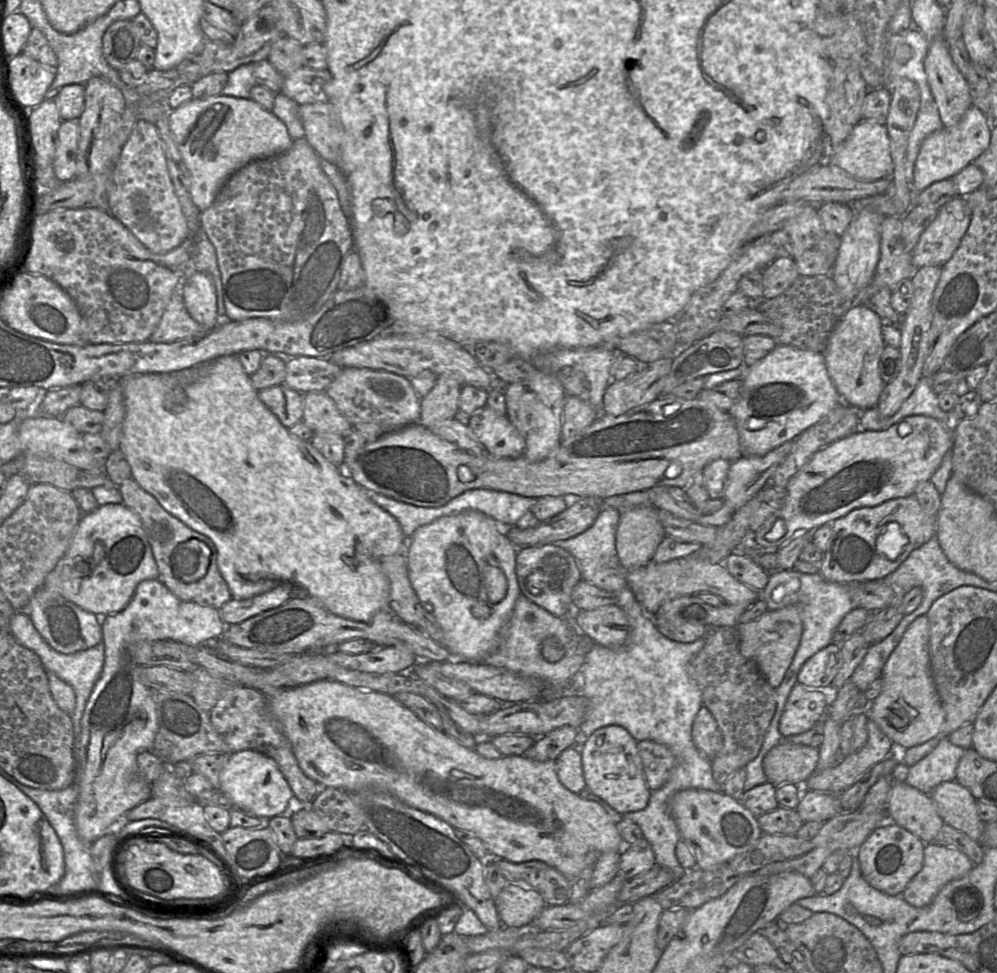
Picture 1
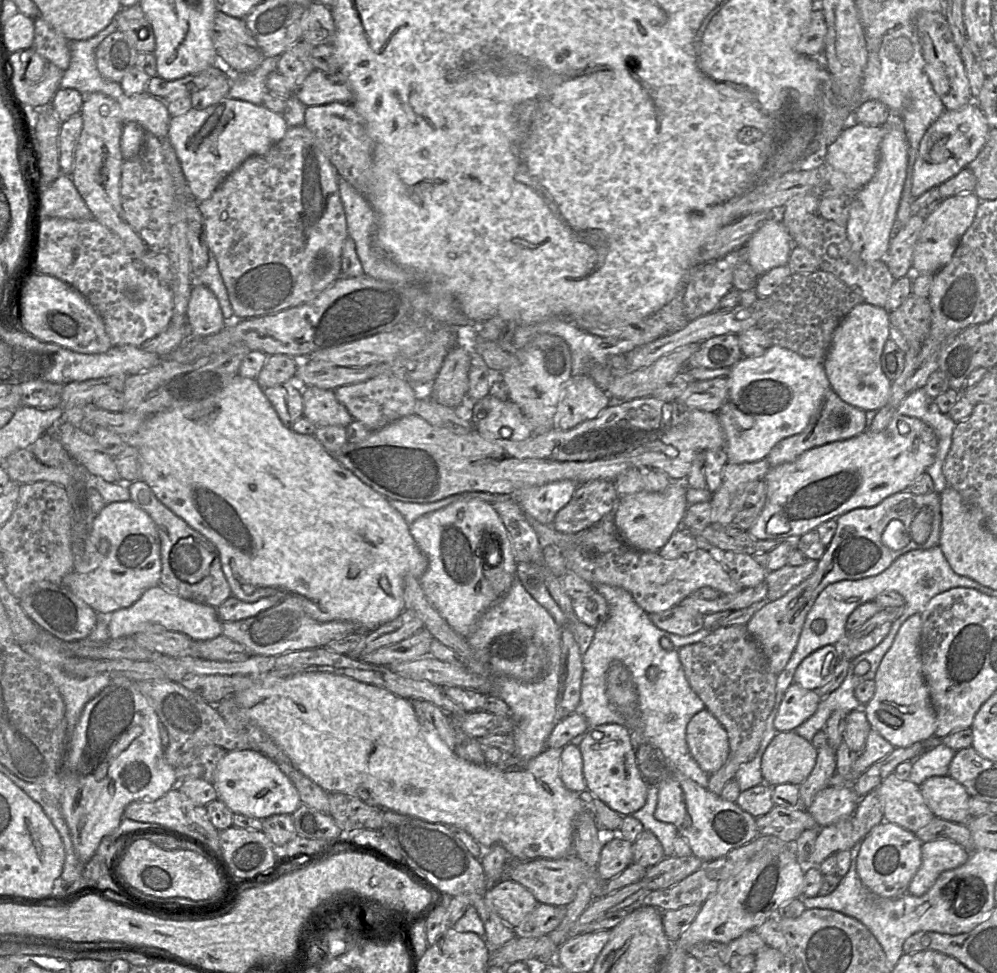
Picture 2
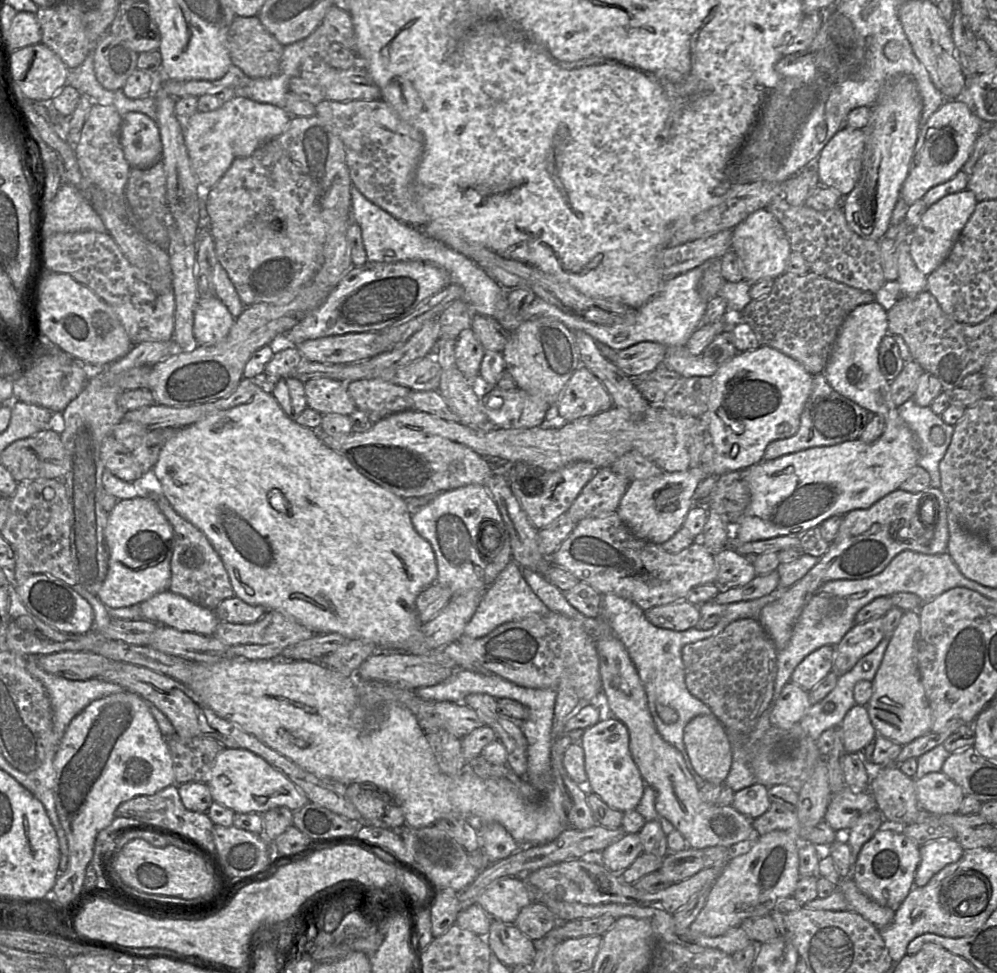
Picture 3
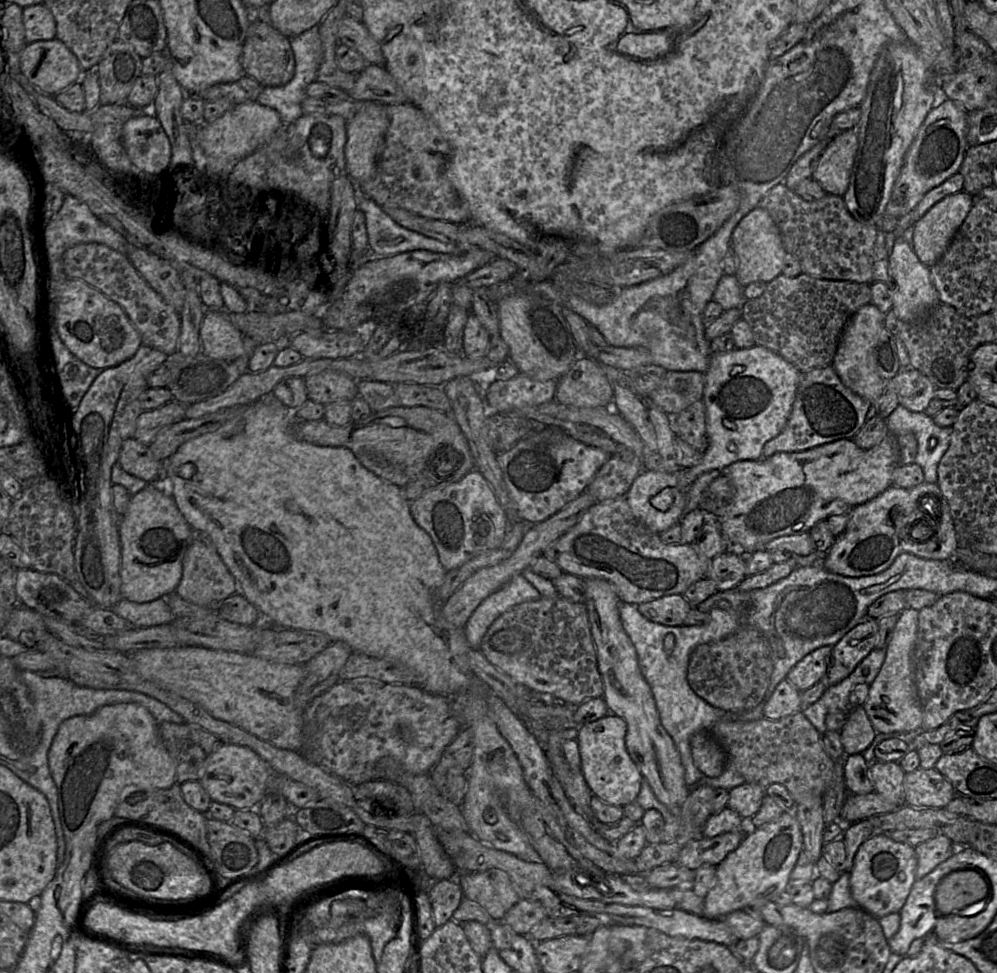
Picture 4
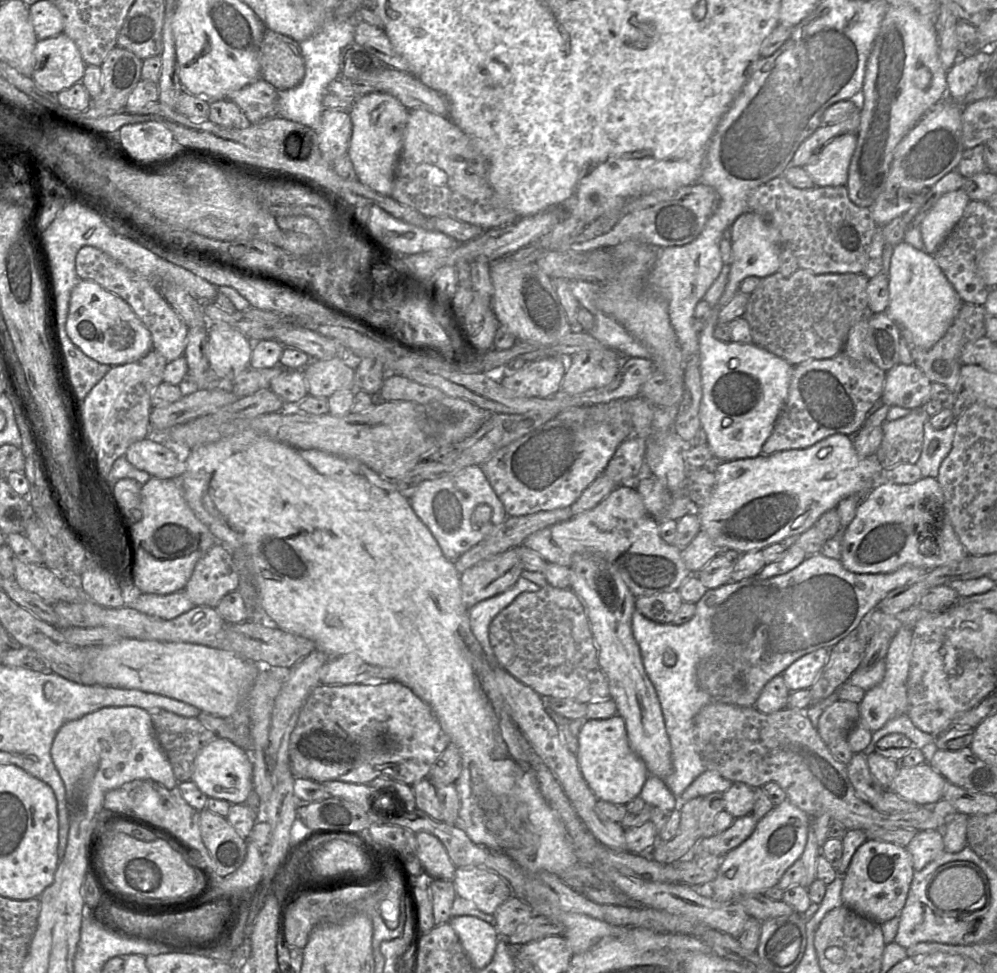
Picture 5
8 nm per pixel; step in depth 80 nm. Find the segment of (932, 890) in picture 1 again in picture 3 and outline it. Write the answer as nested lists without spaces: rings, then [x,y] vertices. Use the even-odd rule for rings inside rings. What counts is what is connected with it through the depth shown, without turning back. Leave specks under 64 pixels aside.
[[[938,839],[920,846],[920,862],[915,872],[914,886],[923,887],[946,865],[958,861],[965,850],[956,839]]]

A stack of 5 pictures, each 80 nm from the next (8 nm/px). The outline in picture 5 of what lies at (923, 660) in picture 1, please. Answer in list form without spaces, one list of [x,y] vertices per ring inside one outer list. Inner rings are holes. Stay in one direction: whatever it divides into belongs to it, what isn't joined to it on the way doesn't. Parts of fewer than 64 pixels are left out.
[[[901,627],[891,640],[885,657],[885,675],[882,681],[866,691],[859,704],[860,720],[872,731],[882,728],[886,722],[907,713],[907,679],[912,657],[913,627]]]

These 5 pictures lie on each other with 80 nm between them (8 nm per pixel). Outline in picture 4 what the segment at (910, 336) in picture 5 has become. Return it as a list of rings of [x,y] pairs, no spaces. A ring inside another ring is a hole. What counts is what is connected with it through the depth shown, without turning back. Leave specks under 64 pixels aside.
[[[899,234],[889,256],[889,274],[892,278],[892,311],[907,322],[913,322],[940,303],[939,294],[931,281],[931,269],[923,264],[914,252],[912,244]]]

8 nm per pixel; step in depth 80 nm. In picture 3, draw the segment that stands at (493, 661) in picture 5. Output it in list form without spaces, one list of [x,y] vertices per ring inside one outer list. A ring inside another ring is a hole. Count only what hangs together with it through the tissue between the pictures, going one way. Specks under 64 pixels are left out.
[[[510,562],[494,583],[487,588],[475,613],[464,628],[465,636],[473,639],[482,638],[503,623],[519,620],[532,614],[549,613],[548,608],[526,582],[520,569],[516,562]]]

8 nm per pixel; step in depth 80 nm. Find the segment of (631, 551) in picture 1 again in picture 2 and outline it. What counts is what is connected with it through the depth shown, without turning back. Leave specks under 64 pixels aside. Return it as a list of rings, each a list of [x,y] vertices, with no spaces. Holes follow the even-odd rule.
[[[671,482],[663,492],[638,492],[622,497],[615,507],[615,526],[620,539],[632,549],[644,552],[658,552],[672,534],[682,527],[682,521],[689,506],[684,482]]]

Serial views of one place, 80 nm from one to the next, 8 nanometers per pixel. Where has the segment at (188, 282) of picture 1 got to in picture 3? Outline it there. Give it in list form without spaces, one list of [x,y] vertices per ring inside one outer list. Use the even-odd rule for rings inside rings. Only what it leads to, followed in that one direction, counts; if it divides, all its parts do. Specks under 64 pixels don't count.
[[[218,297],[199,298],[194,311],[193,334],[199,346],[221,342],[230,332],[235,318]]]

